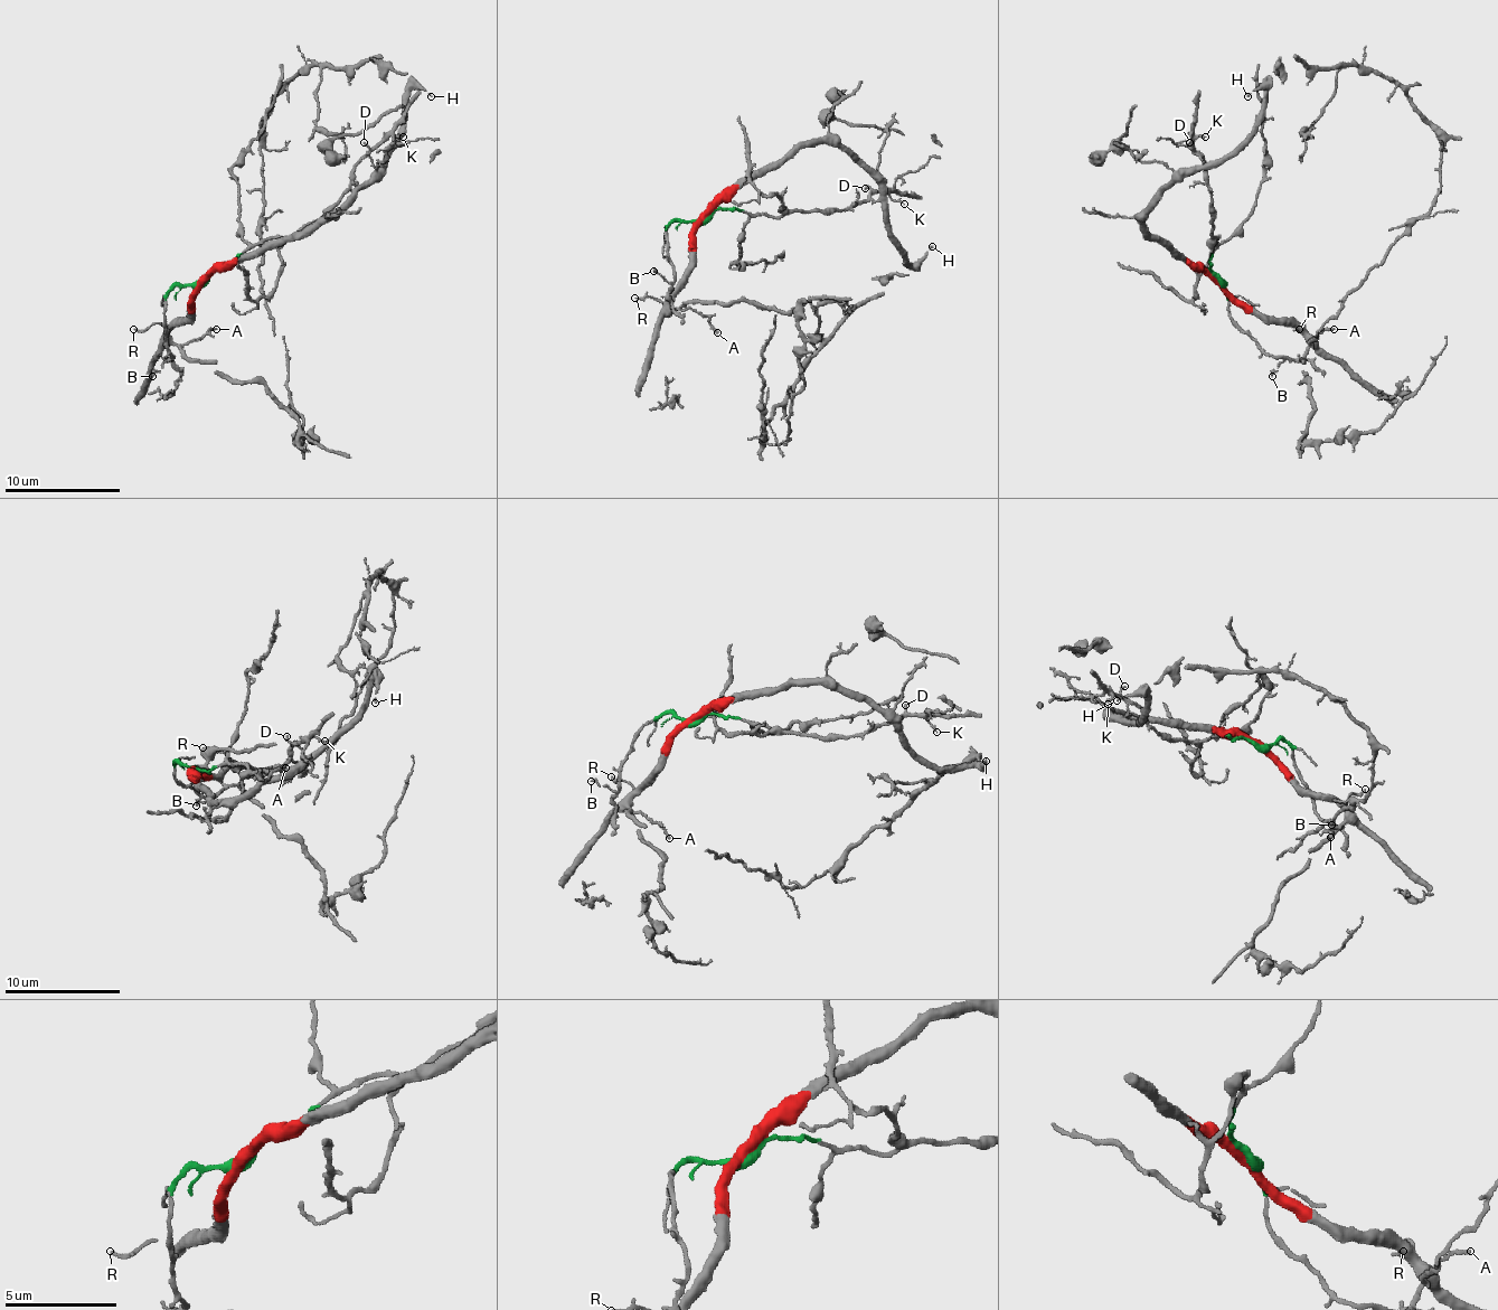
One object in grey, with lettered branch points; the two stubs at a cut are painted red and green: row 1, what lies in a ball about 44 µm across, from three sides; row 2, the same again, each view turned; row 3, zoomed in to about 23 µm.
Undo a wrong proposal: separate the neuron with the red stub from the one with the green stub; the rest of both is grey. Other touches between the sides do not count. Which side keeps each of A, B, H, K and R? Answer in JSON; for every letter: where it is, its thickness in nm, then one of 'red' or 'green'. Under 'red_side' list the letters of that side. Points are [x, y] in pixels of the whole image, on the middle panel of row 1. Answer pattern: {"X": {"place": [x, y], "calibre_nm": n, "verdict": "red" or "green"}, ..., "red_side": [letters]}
{"A": {"place": [717, 332], "calibre_nm": 160, "verdict": "red"}, "B": {"place": [653, 271], "calibre_nm": 170, "verdict": "green"}, "H": {"place": [932, 246], "calibre_nm": 90, "verdict": "red"}, "K": {"place": [904, 204], "calibre_nm": 140, "verdict": "green"}, "R": {"place": [634, 298], "calibre_nm": 170, "verdict": "red"}, "red_side": ["A", "H", "R"]}

